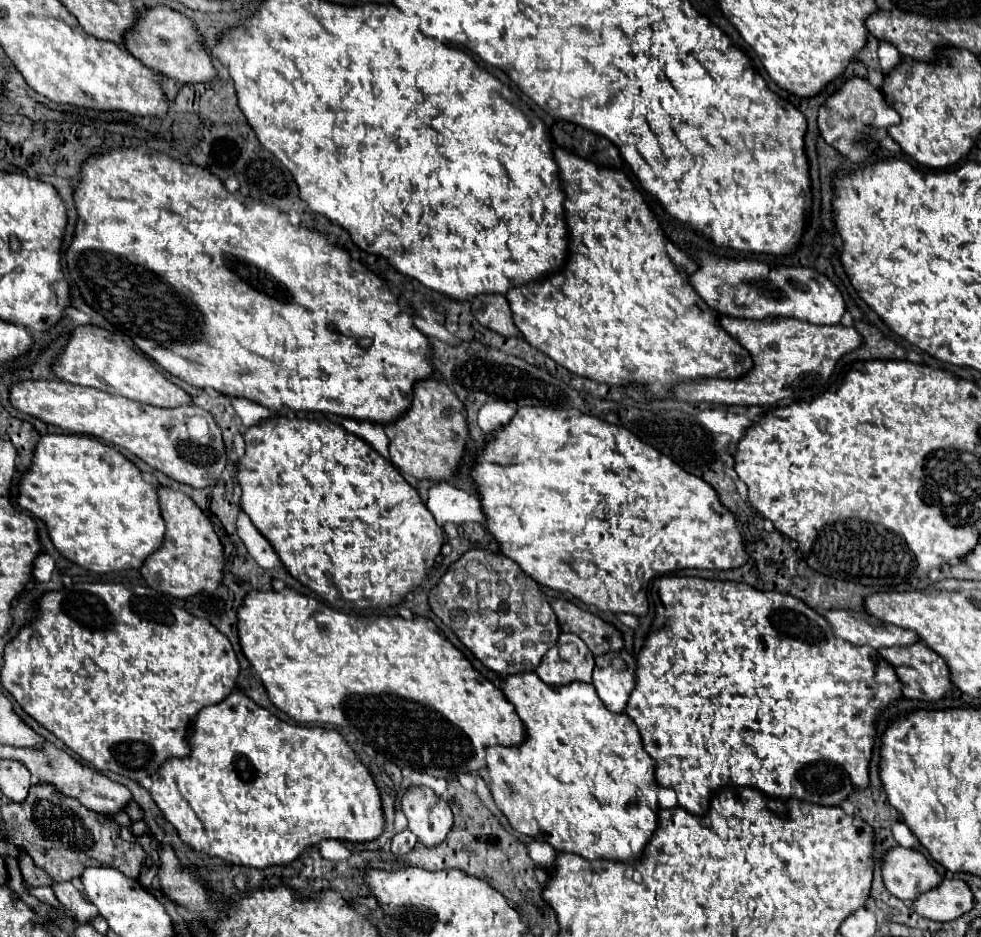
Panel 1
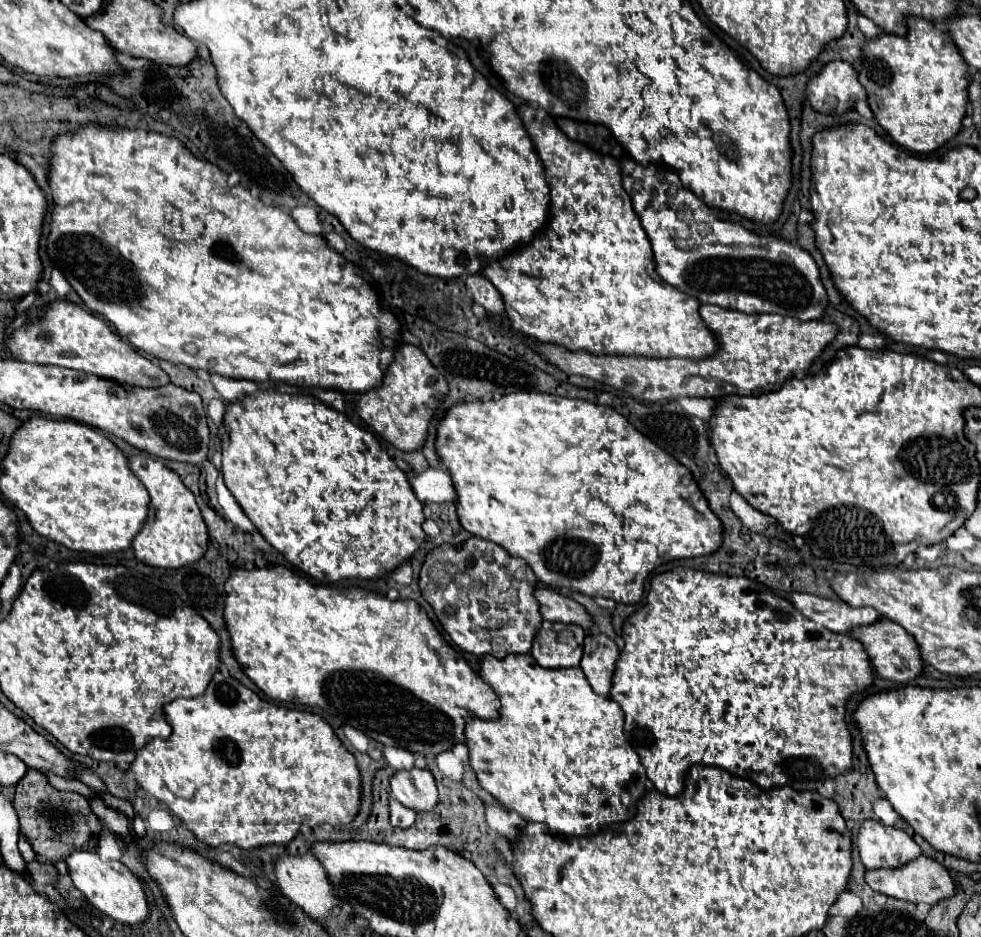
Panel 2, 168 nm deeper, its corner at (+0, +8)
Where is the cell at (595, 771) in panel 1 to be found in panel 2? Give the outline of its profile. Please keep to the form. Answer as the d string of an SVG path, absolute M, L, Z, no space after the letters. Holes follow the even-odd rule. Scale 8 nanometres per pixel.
M523 654L523 656L505 656L505 658L495 658L495 656L481 656L479 660L479 674L481 678L493 688L493 692L497 694L501 708L499 708L499 718L495 720L481 720L481 718L473 718L465 724L465 744L469 748L469 764L479 780L479 784L491 792L497 802L501 802L507 810L515 810L523 820L527 822L543 822L551 828L551 832L559 834L559 836L589 836L595 834L597 830L601 830L603 826L609 826L613 822L623 822L627 818L631 818L635 814L635 804L637 800L647 792L649 788L649 780L645 776L645 768L639 762L637 752L633 750L633 746L629 744L629 740L623 734L623 718L625 714L621 712L619 704L613 702L611 698L605 698L597 692L593 692L593 688L589 686L585 674L581 672L581 668L557 668L557 670L549 670L549 668L541 668L531 654ZM619 808L625 808L625 814L619 812Z

